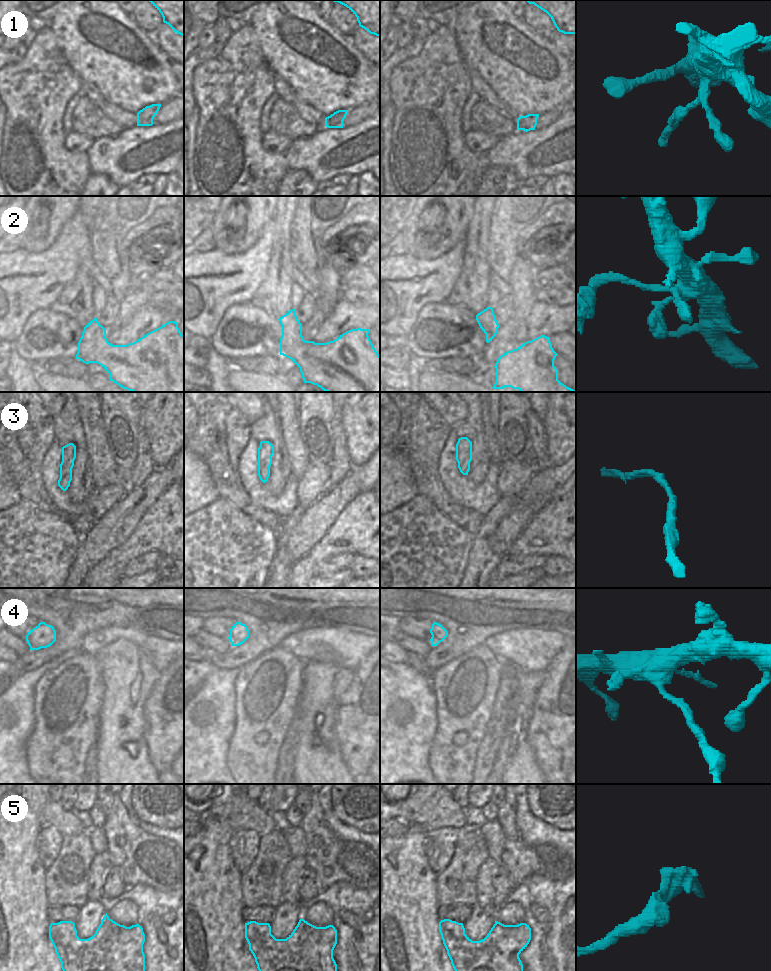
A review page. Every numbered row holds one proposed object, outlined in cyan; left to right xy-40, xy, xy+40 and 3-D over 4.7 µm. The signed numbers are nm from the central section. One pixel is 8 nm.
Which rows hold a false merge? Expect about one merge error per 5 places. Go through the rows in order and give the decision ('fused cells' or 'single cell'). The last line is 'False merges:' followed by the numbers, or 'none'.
1: single cell
2: single cell
3: single cell
4: fused cells
5: single cell
False merges: 4

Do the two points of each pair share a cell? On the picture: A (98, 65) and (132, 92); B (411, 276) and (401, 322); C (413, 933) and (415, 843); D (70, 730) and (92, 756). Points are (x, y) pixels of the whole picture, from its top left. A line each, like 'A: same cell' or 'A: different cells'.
A: same cell
B: same cell
C: same cell
D: different cells

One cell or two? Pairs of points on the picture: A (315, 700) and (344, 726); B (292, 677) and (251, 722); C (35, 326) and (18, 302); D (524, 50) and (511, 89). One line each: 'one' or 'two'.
A: two
B: one
C: two
D: one

